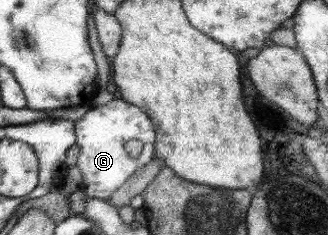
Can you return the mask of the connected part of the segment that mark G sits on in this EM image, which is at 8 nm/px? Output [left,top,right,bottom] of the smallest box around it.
[74,99,154,201]

